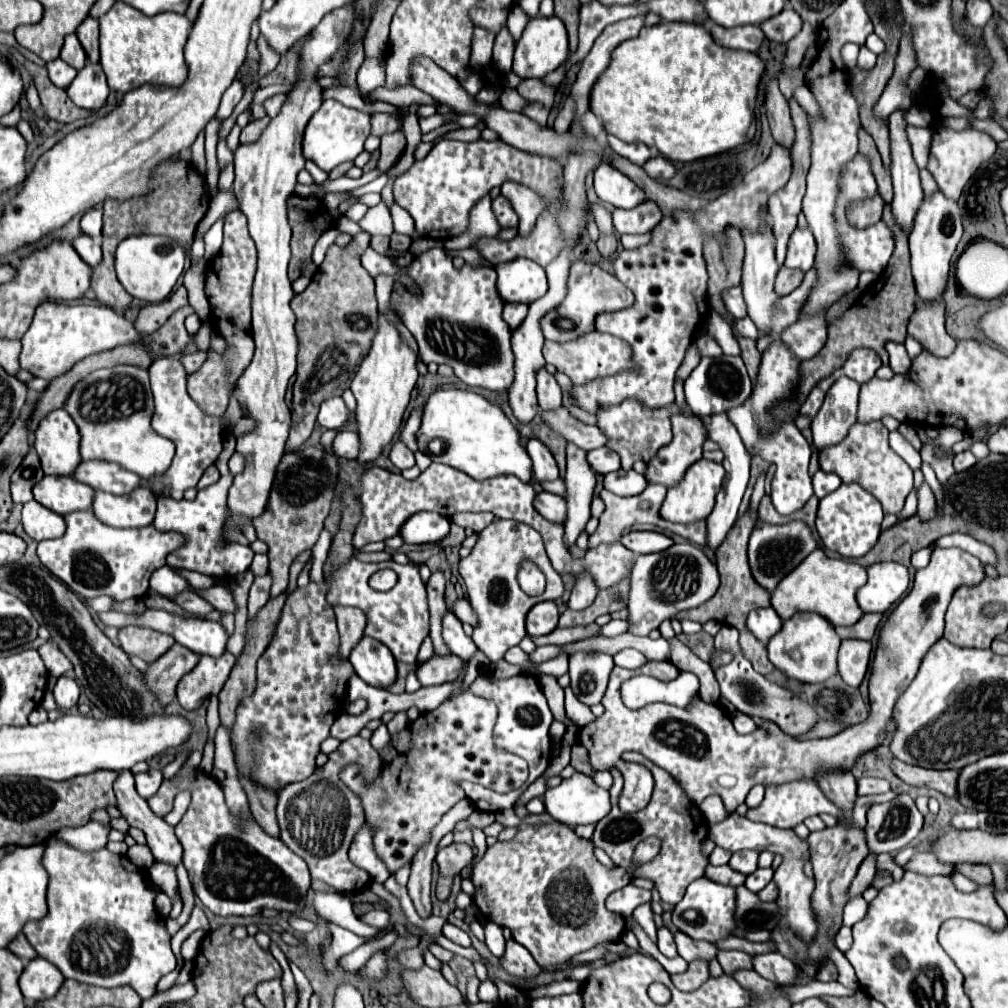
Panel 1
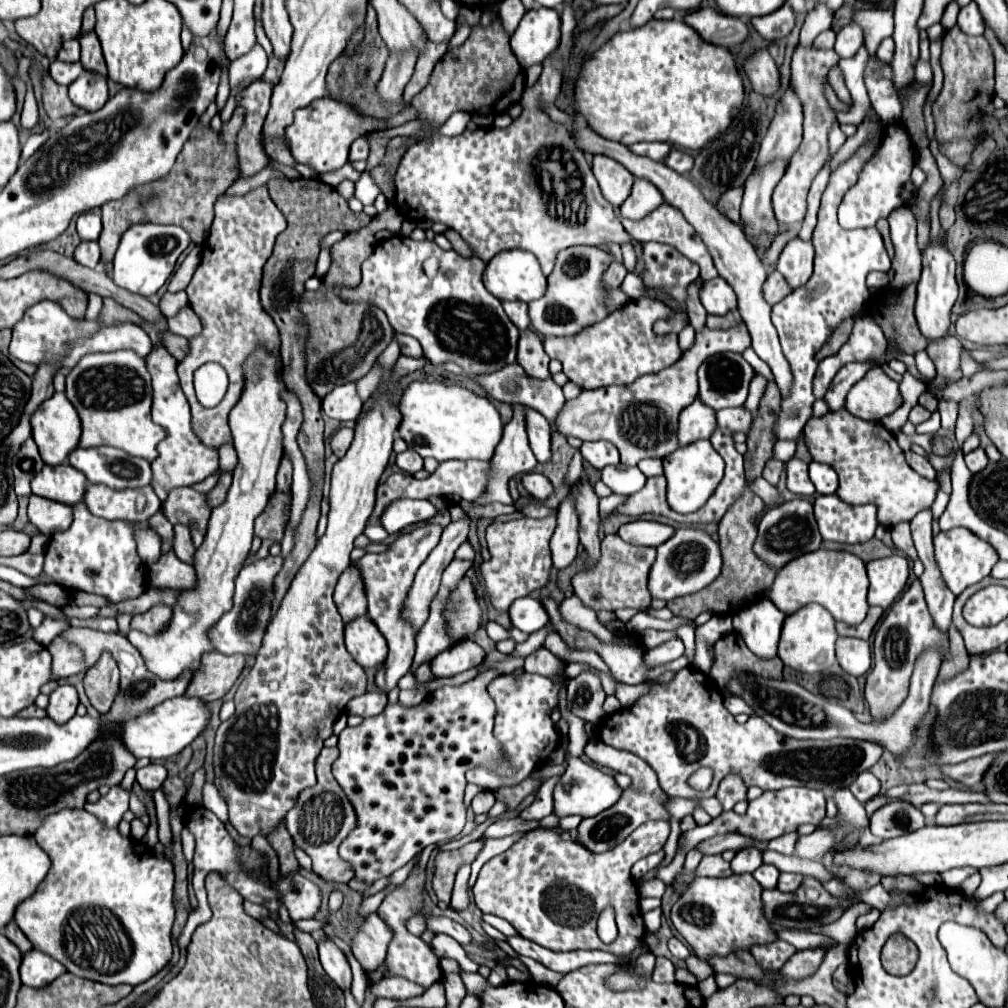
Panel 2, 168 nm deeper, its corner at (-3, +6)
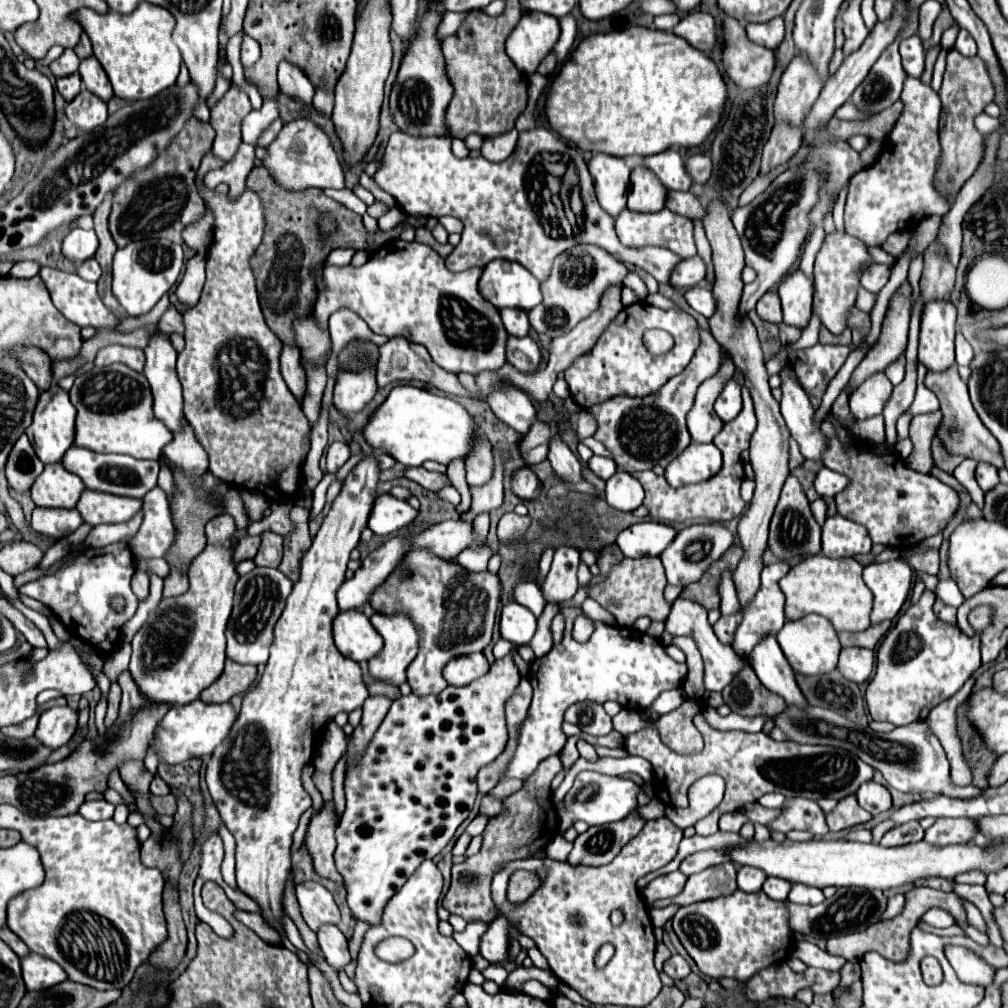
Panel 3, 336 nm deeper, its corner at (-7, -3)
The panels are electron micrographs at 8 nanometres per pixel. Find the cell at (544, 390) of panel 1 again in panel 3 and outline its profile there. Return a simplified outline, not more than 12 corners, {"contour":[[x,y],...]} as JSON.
{"contour":[[530,337],[508,339],[508,363],[518,371],[536,371],[540,345]]}

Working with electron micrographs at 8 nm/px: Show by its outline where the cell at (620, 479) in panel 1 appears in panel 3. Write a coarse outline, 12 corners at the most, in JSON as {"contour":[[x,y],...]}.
{"contour":[[616,471],[606,481],[606,501],[634,511],[644,501],[636,477]]}

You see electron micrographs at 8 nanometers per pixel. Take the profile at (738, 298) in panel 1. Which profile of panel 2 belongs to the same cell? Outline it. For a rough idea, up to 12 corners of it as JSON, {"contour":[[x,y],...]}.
{"contour":[[724,278],[702,284],[700,302],[708,314],[736,308],[736,294]]}

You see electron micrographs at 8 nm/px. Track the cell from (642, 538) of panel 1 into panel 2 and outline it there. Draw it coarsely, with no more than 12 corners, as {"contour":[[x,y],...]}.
{"contour":[[634,520],[618,536],[628,544],[660,546],[674,534],[672,526]]}

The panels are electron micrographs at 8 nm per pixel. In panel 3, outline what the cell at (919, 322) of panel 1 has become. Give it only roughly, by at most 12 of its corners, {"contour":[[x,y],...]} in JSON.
{"contour":[[952,365],[924,385],[944,415],[936,435],[950,453],[1004,467]]}

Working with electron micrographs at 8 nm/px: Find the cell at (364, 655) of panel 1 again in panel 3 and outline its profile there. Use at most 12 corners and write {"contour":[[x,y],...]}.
{"contour":[[360,611],[338,613],[338,651],[356,663],[384,647]]}

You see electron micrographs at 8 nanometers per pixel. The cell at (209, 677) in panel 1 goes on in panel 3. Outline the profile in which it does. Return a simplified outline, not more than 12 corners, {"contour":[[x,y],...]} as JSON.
{"contour":[[228,659],[220,679],[200,695],[204,703],[226,703],[256,679],[256,667]]}

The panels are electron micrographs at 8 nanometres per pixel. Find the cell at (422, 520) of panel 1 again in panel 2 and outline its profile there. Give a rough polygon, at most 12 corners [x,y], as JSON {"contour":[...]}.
{"contour":[[402,498],[380,516],[388,534],[436,514],[428,500]]}

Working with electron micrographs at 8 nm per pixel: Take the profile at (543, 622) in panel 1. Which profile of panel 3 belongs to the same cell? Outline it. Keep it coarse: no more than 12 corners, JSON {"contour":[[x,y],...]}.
{"contour":[[518,603],[502,609],[500,633],[512,645],[526,645],[536,617]]}

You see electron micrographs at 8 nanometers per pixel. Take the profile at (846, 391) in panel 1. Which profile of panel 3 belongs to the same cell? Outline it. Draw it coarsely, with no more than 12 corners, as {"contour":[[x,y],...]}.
{"contour":[[912,293],[890,299],[878,343],[854,369],[850,391],[886,371],[908,343]]}

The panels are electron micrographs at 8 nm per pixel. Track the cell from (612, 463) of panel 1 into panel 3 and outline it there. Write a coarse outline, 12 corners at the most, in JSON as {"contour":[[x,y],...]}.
{"contour":[[594,455],[588,467],[600,479],[610,479],[618,467],[610,457]]}

